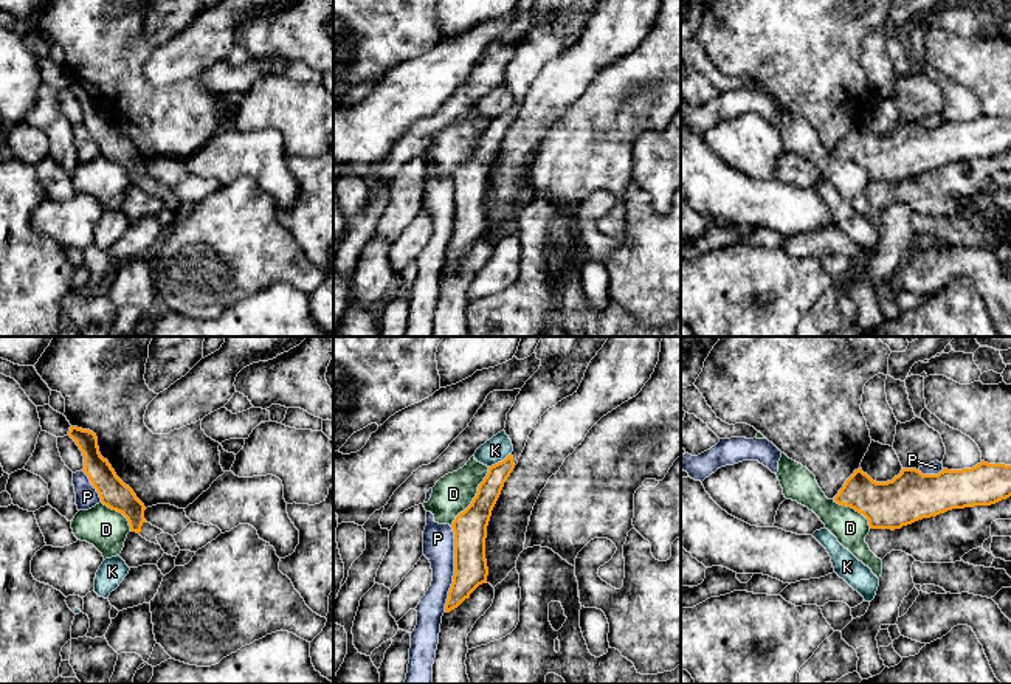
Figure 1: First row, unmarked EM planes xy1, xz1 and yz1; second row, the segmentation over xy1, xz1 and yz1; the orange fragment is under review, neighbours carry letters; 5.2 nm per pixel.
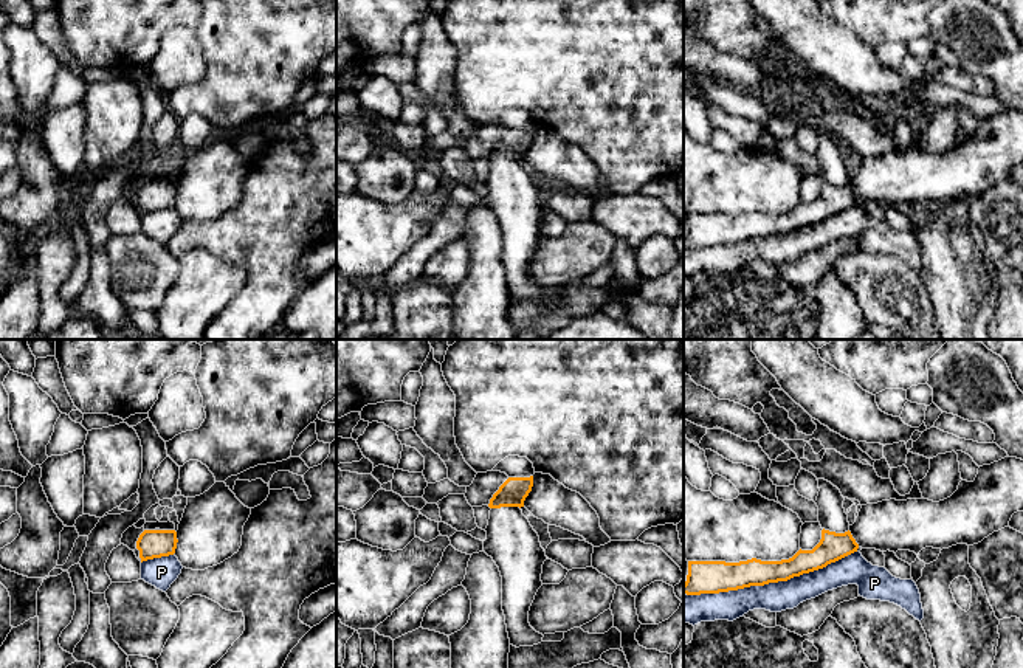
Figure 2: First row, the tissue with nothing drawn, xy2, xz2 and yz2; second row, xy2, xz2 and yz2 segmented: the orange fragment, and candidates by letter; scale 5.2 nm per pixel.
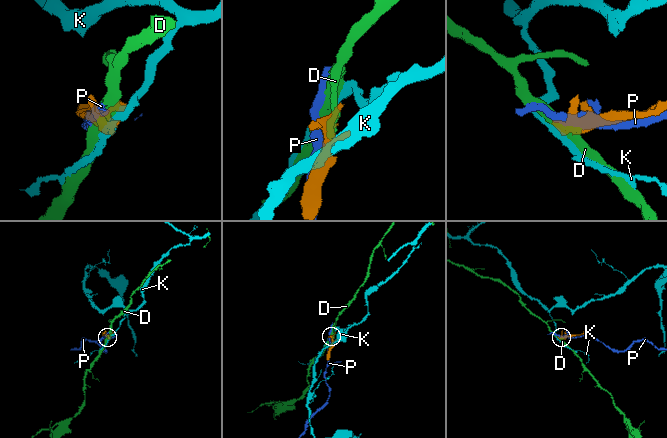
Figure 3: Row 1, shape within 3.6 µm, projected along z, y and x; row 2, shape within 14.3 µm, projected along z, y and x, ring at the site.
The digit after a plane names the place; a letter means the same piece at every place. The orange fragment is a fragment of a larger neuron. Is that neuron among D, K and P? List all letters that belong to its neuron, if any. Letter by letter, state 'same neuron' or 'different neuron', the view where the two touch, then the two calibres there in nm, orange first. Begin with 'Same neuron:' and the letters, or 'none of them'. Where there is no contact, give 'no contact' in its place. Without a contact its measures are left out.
Same neuron: none of them
D: different neuron | xz1 | 180/200 nm
K: different neuron | xz1 | 120/130 nm
P: different neuron | yz2 | 160/160 nm

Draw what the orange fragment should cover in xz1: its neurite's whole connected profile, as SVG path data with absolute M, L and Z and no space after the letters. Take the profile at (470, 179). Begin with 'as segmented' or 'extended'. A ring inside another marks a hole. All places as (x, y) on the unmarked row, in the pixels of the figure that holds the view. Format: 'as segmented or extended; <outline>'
extended; M537 0L540 22L526 34L506 73L506 87L513 104L488 119L471 157L453 174L454 228L445 265L457 261L482 236L487 236L487 178L504 135L513 124L530 84L541 68L563 51L577 45L591 12L602 0Z

